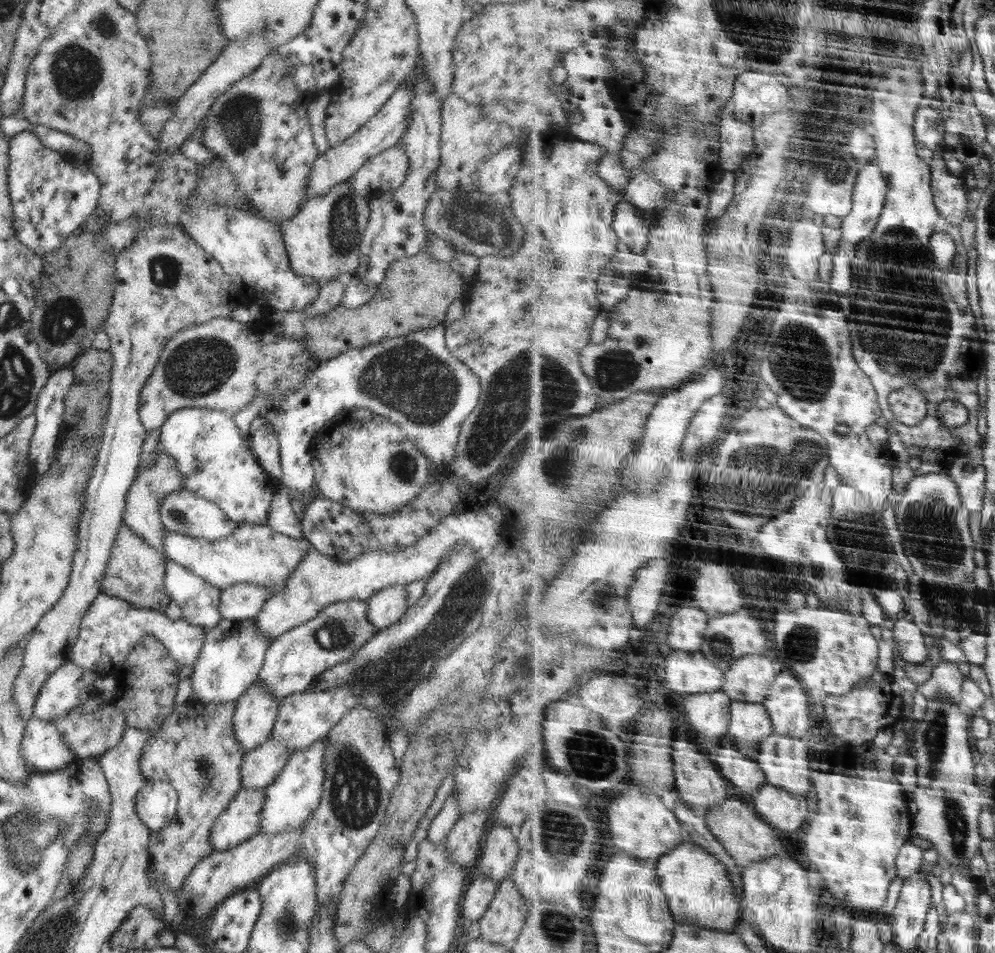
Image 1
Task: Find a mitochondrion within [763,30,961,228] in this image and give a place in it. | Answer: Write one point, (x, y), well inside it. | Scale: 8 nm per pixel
(838, 174)

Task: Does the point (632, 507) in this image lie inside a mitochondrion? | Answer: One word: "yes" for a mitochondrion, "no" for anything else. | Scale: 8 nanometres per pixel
no

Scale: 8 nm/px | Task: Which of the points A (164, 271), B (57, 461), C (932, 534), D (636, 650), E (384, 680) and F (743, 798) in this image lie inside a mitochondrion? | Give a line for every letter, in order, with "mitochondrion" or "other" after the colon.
A: mitochondrion
B: other
C: mitochondrion
D: other
E: mitochondrion
F: other

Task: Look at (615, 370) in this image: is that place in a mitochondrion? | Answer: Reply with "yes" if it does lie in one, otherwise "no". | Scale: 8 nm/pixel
yes

